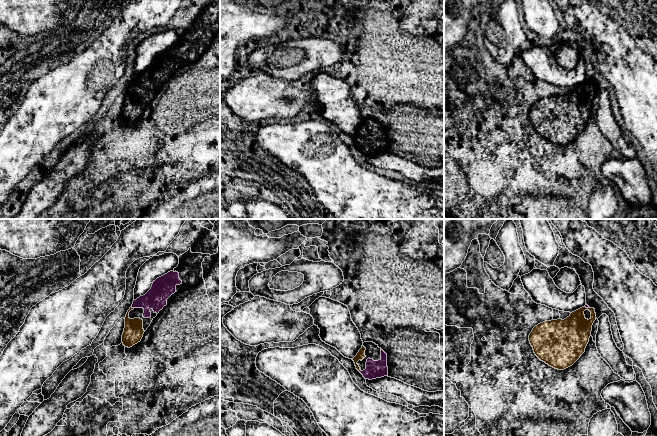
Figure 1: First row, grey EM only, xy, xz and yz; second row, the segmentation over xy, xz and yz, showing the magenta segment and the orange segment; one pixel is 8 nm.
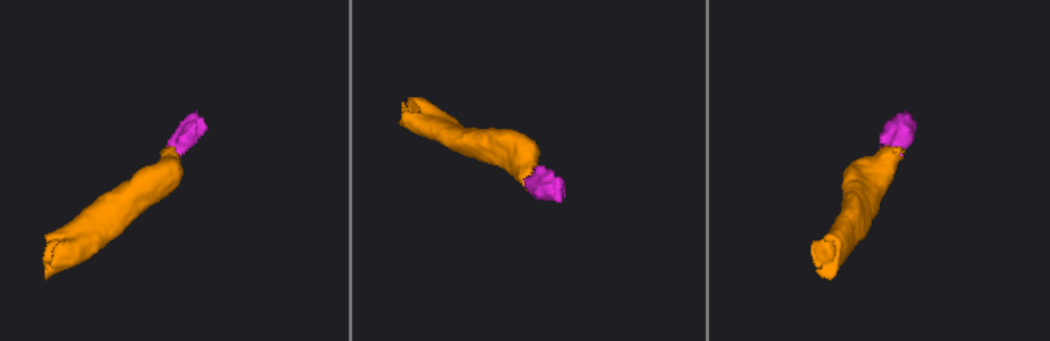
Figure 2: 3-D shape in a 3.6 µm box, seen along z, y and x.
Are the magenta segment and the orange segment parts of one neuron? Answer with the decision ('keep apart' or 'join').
join

